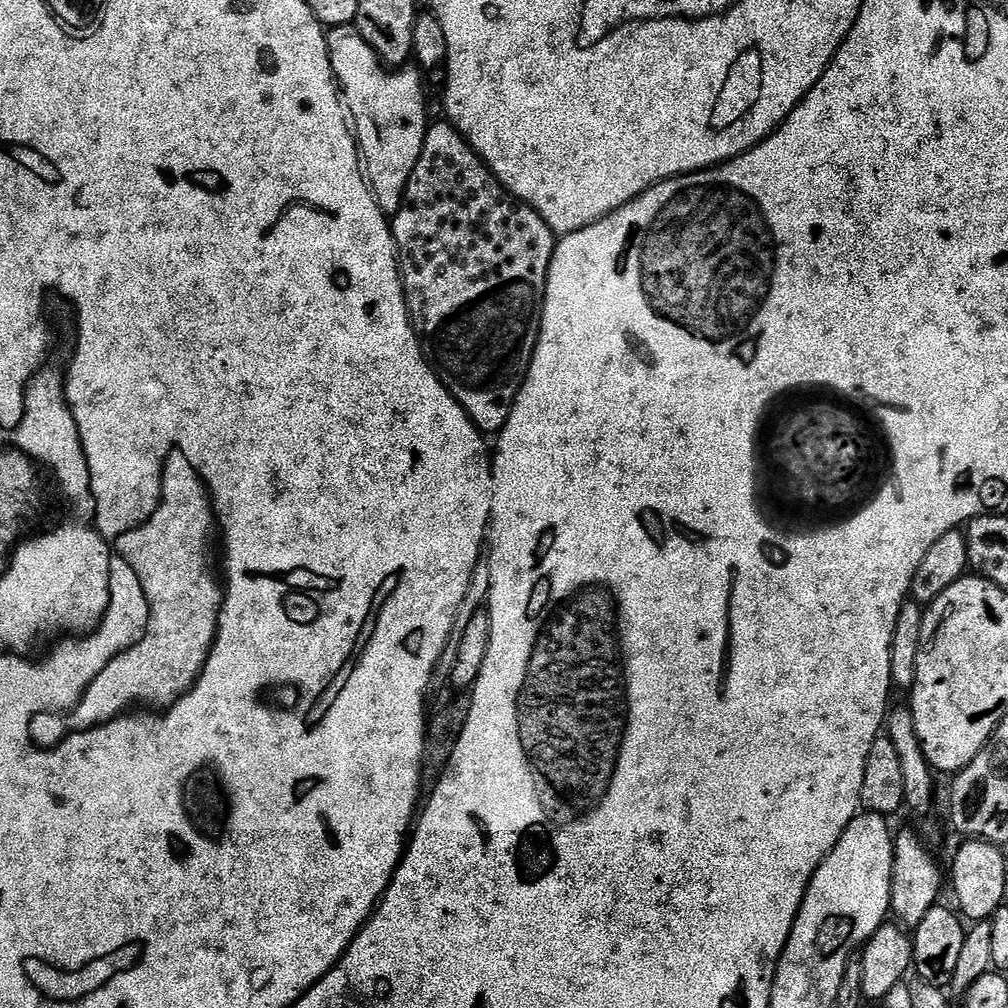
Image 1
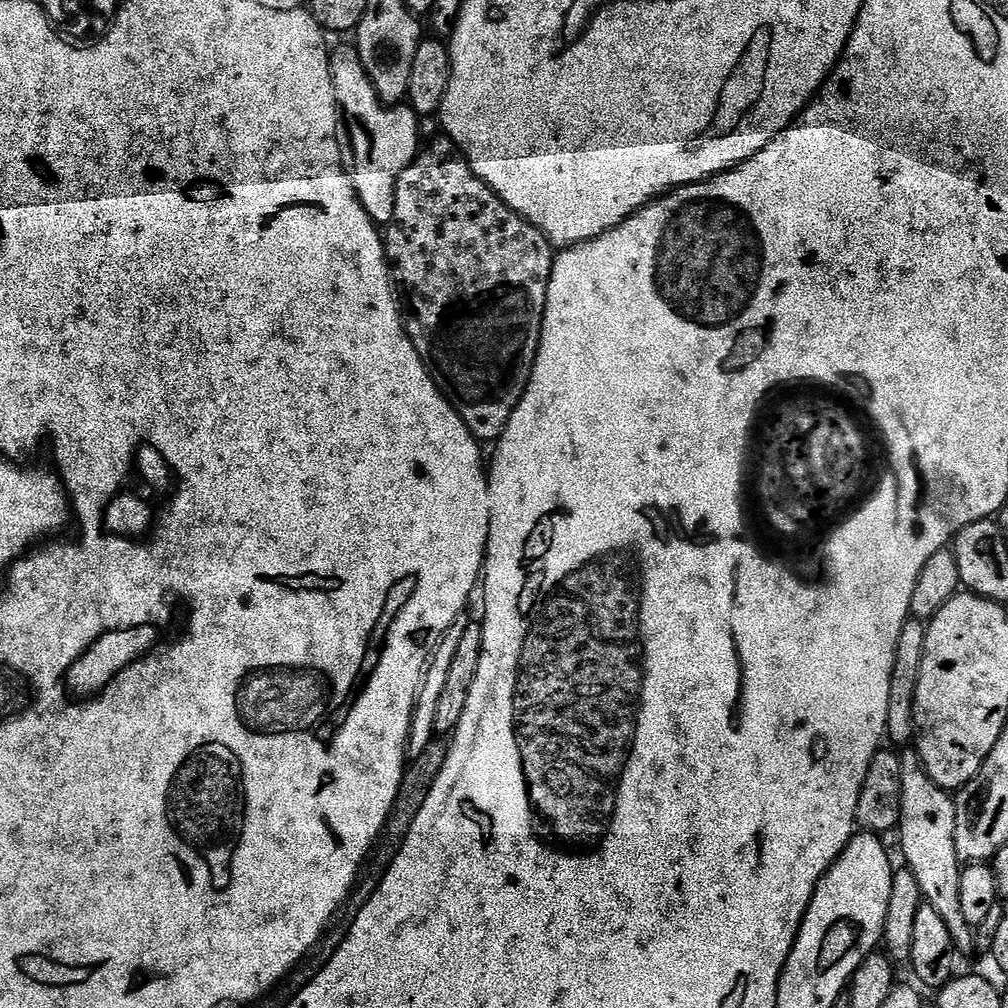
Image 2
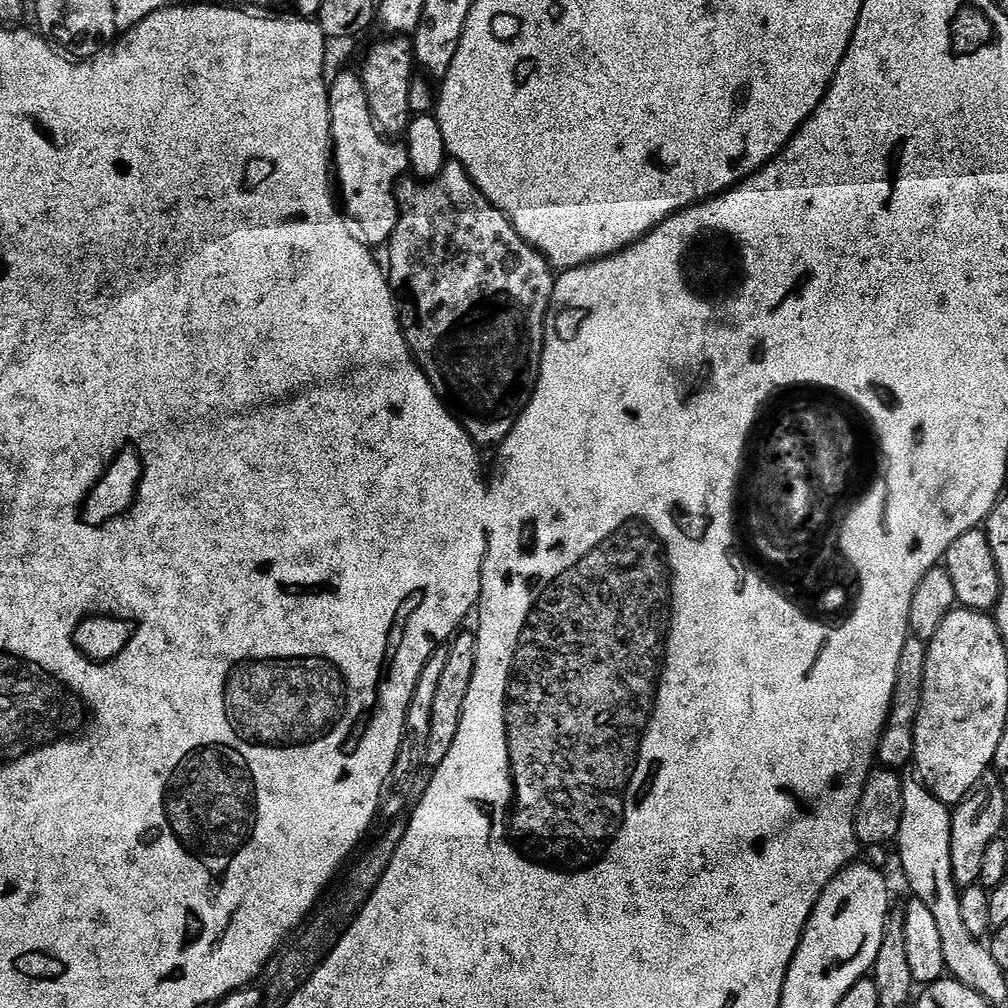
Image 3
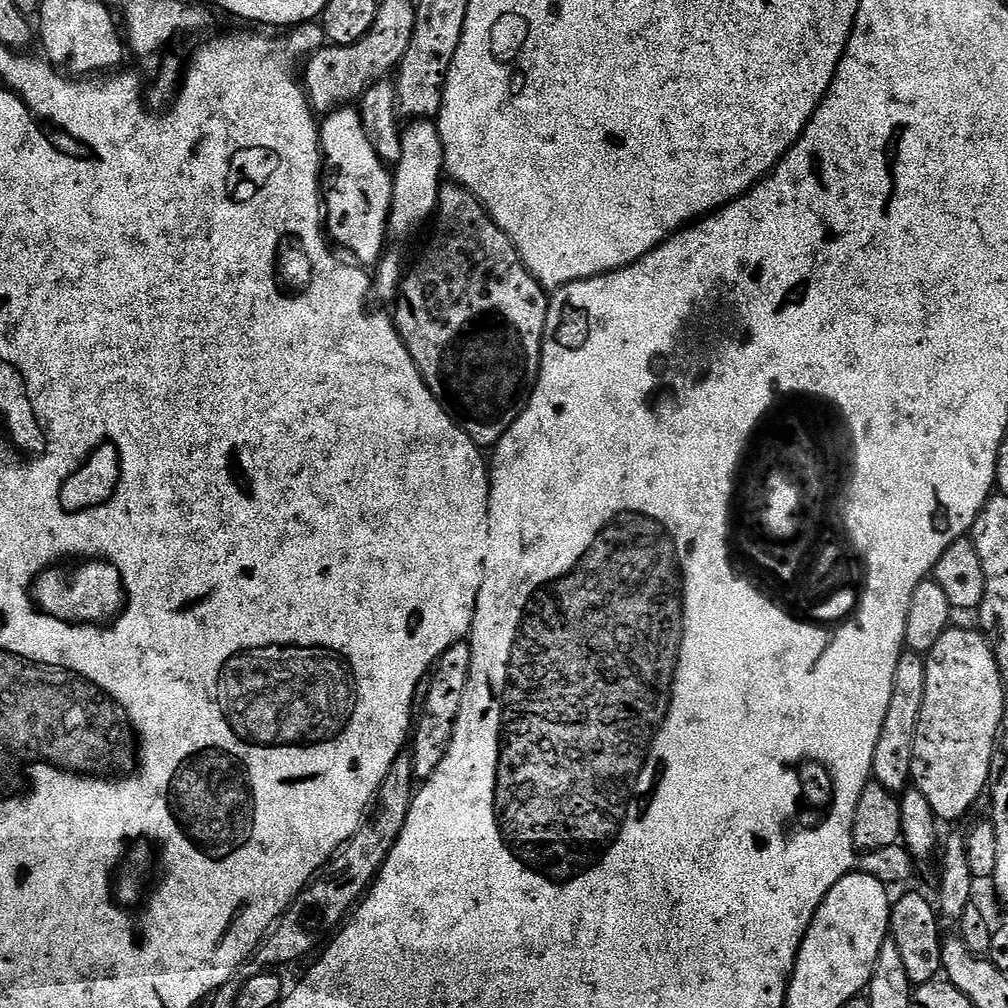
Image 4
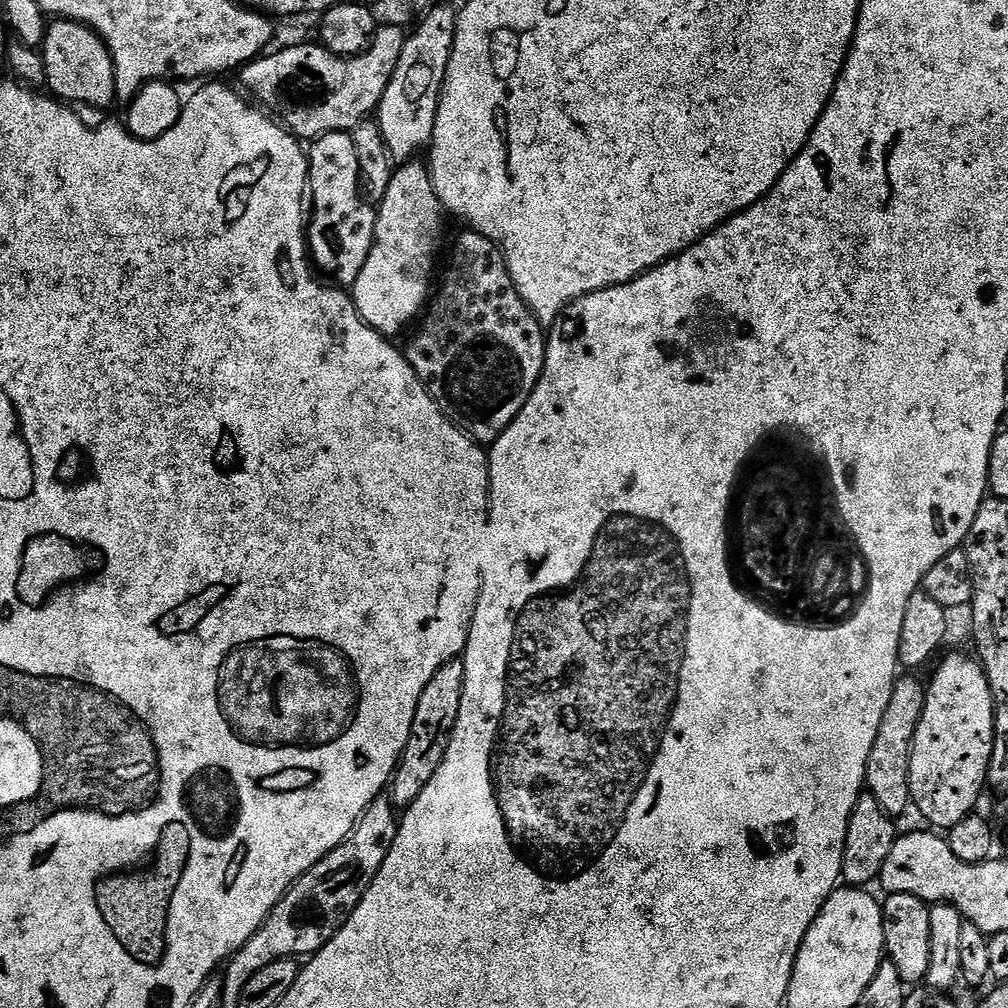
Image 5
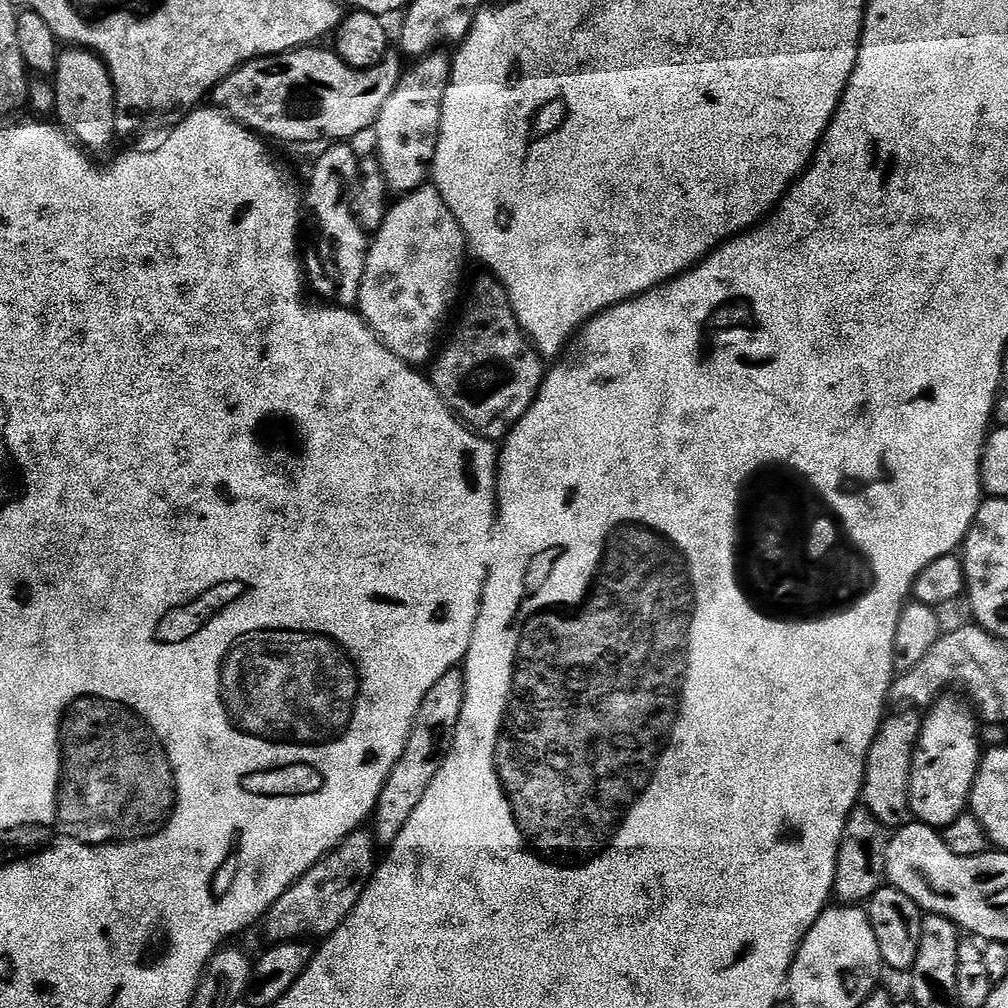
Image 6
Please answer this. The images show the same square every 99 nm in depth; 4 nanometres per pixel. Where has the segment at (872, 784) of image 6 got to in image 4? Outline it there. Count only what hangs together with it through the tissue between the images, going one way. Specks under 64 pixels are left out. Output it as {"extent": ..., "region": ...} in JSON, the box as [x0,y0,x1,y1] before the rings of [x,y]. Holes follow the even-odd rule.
{"extent":[871,653,926,794],"region":[[[900,653],[898,670],[894,670],[894,690],[890,694],[890,710],[886,710],[886,722],[882,722],[882,734],[878,734],[878,746],[874,746],[874,762],[871,779],[890,793],[900,794],[909,787],[912,778],[914,738],[918,730],[918,718],[922,714],[922,702],[926,694],[926,660],[921,653]]]}

